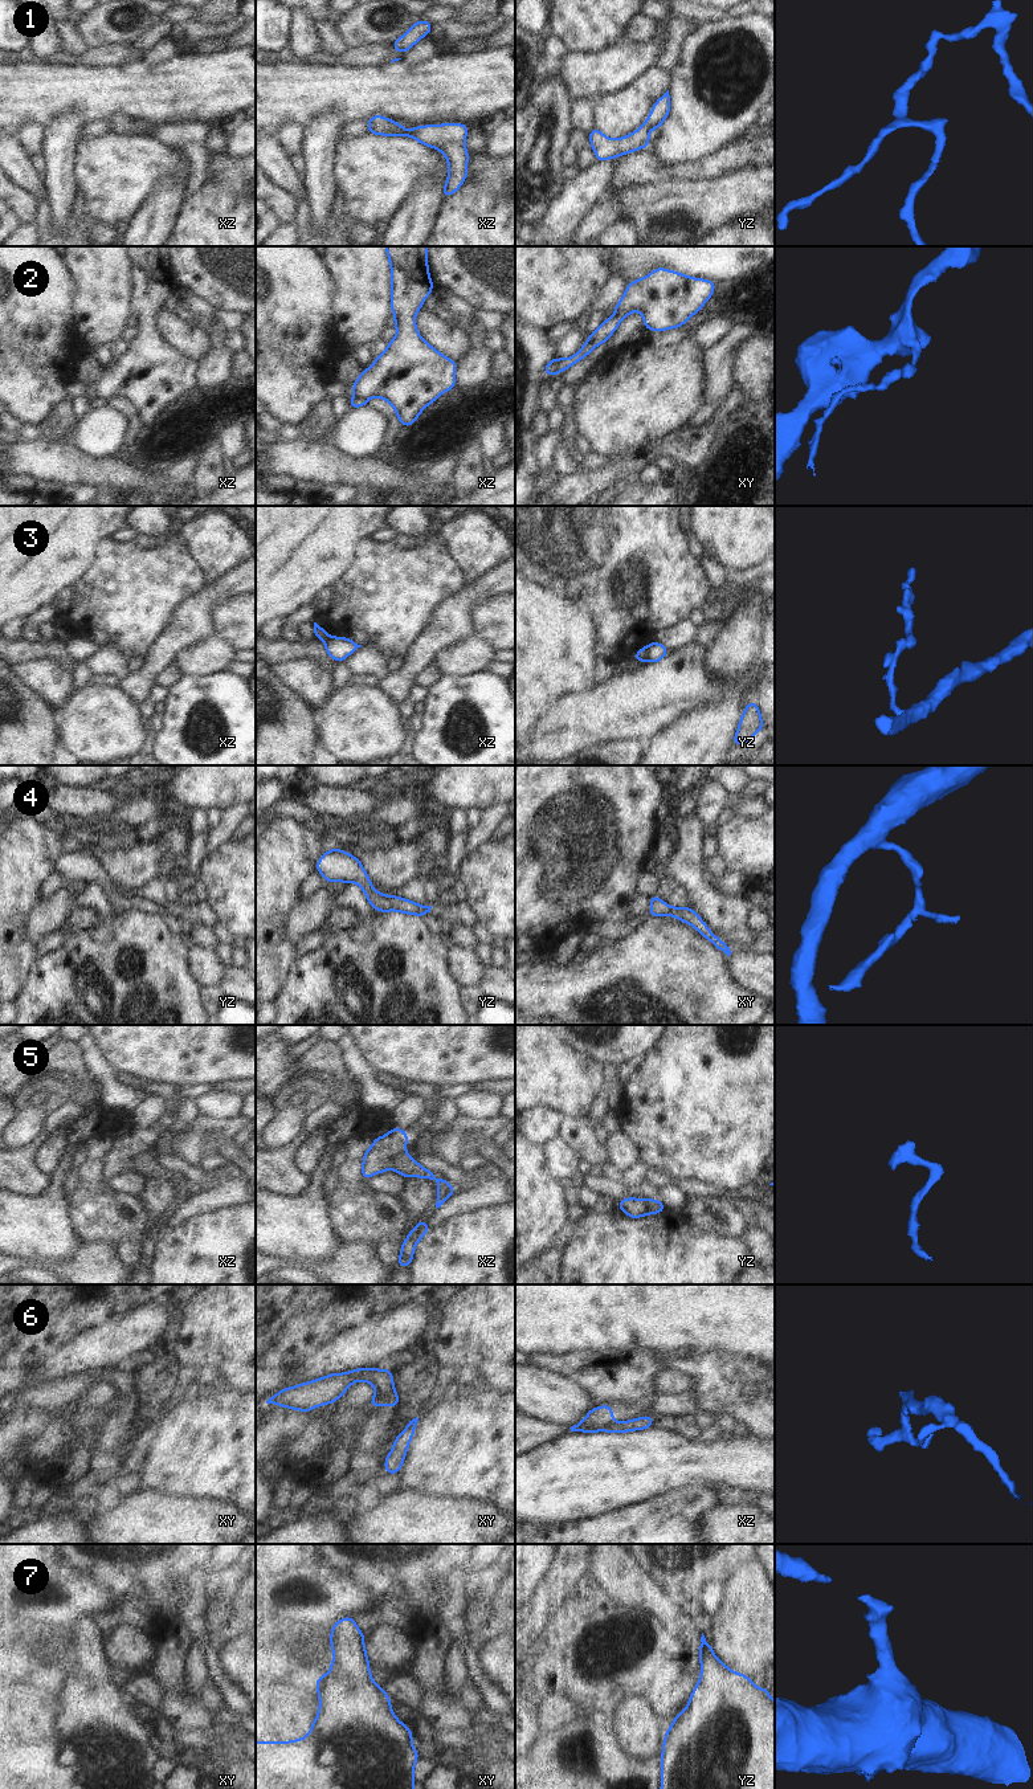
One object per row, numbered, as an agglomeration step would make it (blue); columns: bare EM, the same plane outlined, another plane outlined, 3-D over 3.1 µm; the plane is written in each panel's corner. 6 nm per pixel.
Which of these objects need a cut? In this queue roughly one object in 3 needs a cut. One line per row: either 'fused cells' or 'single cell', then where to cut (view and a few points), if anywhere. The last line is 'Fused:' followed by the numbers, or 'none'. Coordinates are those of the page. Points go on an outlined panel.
1: single cell; no cut
2: fused cells; cut in xz along (355, 396), (366, 400)
3: fused cells; cut in yz along (645, 646), (648, 660)
4: fused cells; cut in xy along (670, 907), (666, 915)
5: fused cells; cut in yz along (642, 1199), (649, 1213)
6: fused cells; cut in xz along (612, 1421), (595, 1430)
7: single cell; no cut
Fused: 2, 3, 4, 5, 6

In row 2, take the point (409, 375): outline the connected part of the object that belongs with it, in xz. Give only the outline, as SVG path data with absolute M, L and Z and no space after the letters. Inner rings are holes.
M385 246L391 264L391 309L396 336L352 384L355 397L381 397L409 428L422 409L456 388L457 362L425 342L416 328L416 314L433 291L426 246Z

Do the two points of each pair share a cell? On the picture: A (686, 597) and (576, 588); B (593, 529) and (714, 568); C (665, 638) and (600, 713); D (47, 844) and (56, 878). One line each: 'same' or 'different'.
A: same
B: different
C: different
D: different

